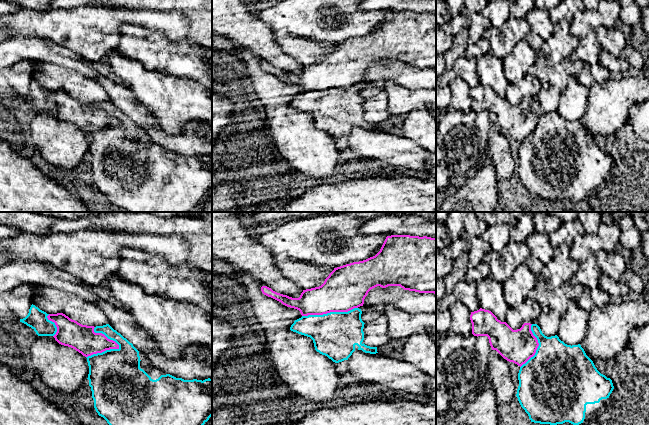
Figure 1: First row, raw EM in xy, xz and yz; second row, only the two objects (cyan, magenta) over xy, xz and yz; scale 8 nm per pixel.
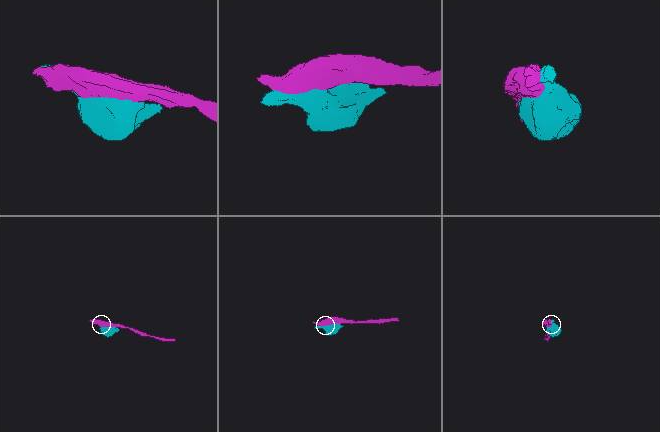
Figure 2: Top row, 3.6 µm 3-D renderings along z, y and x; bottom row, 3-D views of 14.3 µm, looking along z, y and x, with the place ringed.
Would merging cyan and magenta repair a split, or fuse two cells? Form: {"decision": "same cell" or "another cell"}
{"decision": "another cell"}

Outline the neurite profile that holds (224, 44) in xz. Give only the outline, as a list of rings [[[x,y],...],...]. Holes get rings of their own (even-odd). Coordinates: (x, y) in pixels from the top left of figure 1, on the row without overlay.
[[[212,33],[212,48],[217,48],[223,53],[237,55],[237,50],[233,47],[232,41],[224,36]]]

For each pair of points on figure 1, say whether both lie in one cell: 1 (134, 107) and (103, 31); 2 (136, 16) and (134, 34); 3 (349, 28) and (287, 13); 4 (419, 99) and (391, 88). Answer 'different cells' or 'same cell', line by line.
1: different cells
2: different cells
3: same cell
4: same cell

